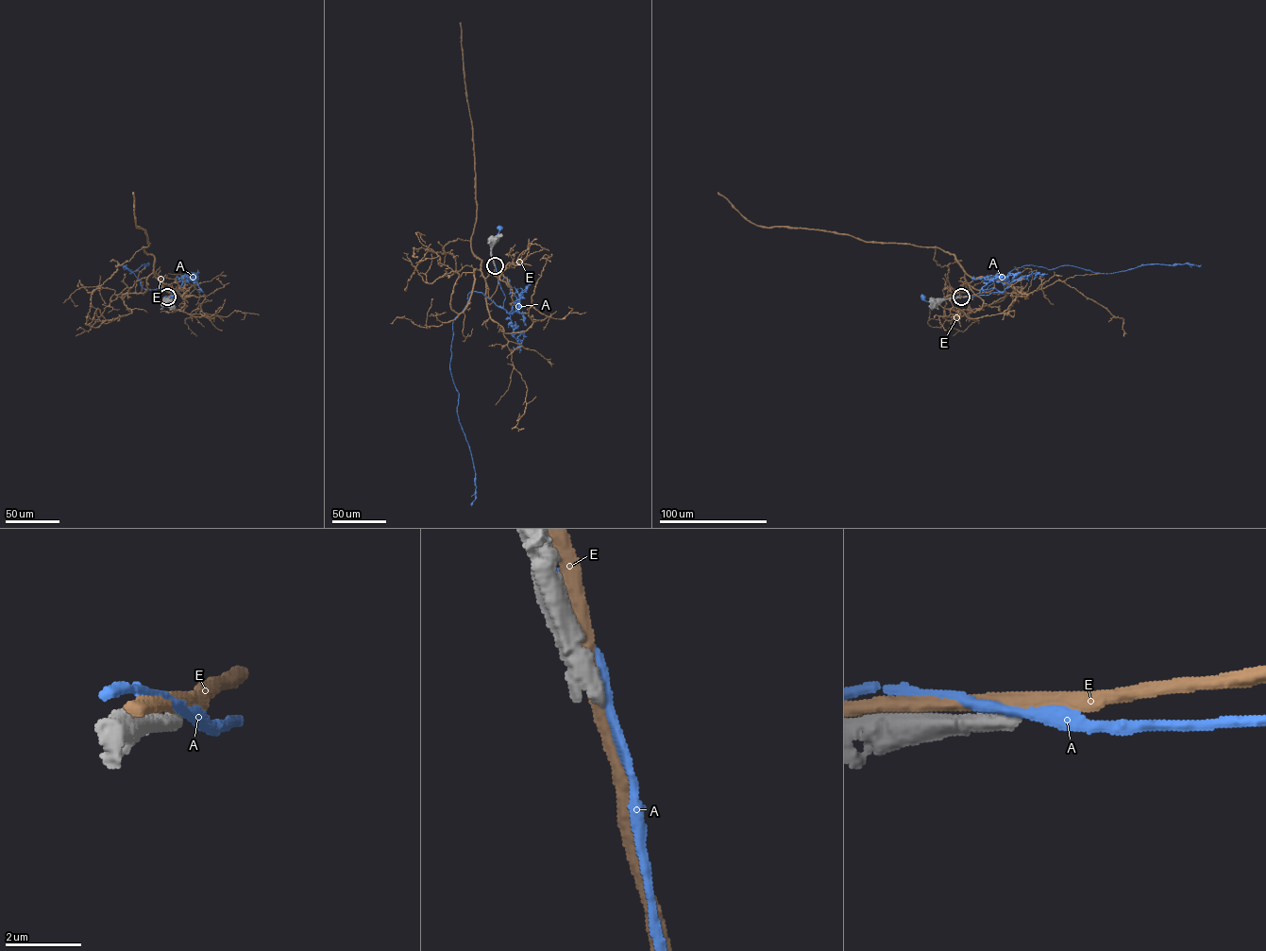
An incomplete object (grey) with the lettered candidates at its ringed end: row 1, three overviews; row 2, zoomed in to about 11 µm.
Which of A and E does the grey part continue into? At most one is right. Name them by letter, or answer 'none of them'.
none of them

